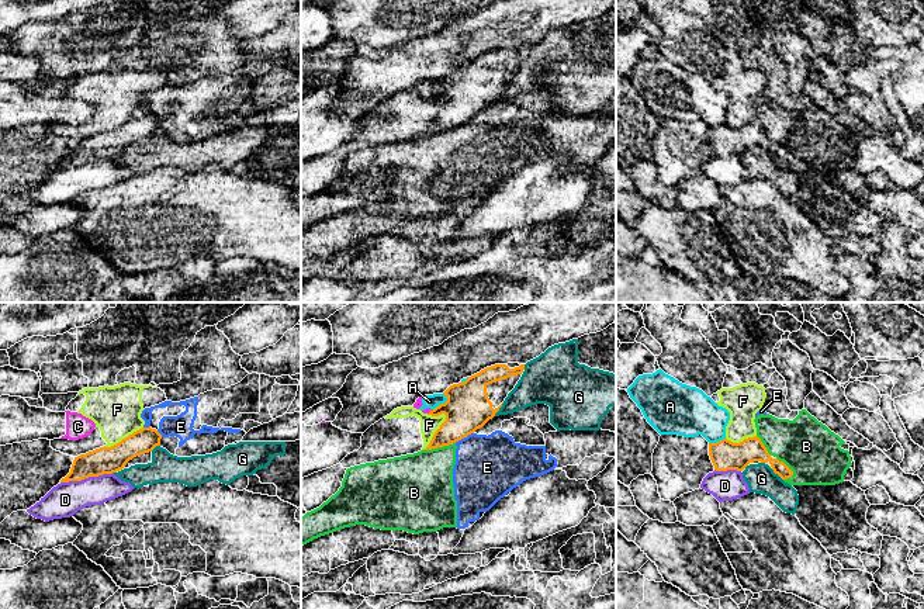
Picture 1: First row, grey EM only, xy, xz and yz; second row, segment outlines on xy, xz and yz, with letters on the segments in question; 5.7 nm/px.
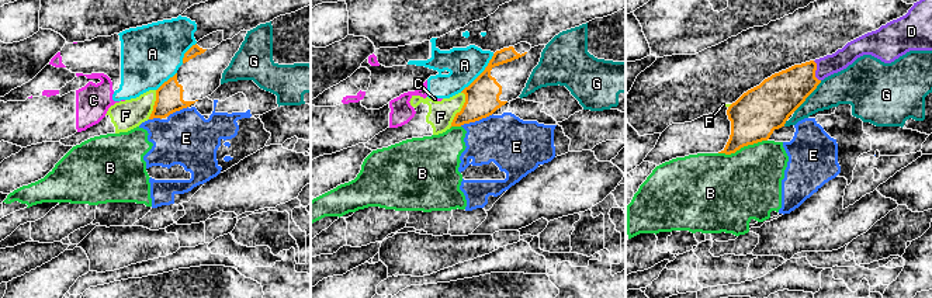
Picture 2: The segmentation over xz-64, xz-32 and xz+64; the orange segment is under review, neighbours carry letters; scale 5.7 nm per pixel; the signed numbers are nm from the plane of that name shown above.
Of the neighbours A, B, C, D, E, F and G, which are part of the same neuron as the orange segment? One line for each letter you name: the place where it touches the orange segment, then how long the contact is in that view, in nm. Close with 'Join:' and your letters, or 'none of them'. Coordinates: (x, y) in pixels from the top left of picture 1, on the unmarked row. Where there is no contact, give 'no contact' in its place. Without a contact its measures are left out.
Join: none of them

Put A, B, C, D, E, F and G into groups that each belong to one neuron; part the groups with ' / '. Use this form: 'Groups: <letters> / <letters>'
Groups: A C / B E / D / F / G

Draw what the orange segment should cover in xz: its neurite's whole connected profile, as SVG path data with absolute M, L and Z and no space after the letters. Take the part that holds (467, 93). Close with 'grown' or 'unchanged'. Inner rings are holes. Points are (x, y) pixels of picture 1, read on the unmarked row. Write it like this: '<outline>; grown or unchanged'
M495 49L481 55L480 58L468 62L466 66L450 70L443 79L447 86L432 94L428 100L439 101L446 100L446 105L435 117L429 131L423 135L432 135L443 131L453 129L477 114L482 113L502 91L508 79L515 73L525 56L525 49L509 53L506 49Z; grown

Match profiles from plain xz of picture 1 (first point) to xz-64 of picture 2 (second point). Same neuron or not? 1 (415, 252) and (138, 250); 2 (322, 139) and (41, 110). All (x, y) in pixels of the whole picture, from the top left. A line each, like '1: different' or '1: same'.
1: same
2: same

